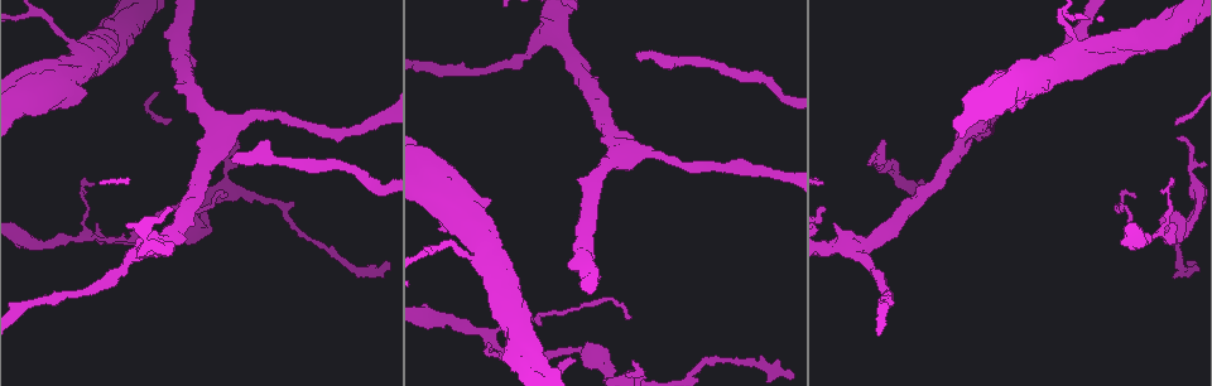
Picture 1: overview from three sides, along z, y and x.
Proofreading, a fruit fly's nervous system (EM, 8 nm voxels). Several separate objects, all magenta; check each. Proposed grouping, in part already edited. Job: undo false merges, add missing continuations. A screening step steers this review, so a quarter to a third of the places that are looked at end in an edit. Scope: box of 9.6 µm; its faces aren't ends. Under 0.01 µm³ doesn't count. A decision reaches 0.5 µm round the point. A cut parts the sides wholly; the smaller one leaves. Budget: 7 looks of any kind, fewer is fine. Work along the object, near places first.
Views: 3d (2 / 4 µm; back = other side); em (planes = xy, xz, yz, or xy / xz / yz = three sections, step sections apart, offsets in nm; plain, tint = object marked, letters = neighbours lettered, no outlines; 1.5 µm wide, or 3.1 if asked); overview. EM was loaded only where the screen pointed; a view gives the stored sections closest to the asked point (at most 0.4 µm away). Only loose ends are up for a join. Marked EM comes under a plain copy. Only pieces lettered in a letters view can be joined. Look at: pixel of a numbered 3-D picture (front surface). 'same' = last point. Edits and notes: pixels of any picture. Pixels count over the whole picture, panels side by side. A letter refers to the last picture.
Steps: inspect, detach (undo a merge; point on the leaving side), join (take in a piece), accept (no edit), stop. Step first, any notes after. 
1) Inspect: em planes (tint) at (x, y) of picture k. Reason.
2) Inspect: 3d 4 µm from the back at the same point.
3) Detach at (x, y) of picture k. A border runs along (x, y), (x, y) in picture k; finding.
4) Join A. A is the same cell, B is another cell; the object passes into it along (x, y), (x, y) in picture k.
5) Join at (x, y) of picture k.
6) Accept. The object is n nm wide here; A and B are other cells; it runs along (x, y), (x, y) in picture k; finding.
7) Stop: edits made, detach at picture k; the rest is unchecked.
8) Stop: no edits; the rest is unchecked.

Inspect: 3d 2 µm from the back at (89, 233) of picture 1. Three arms meet.

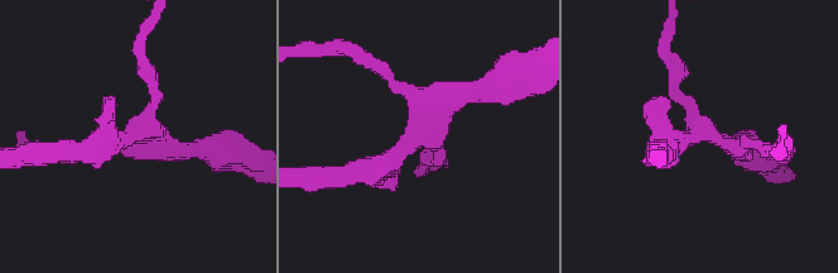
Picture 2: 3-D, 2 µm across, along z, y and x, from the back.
Inspect: em planes (tint) at (414, 134) of picture 2. Shape alone is not enough.

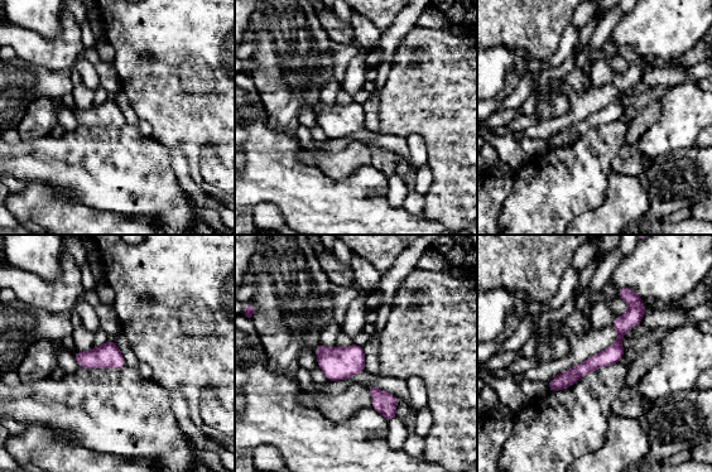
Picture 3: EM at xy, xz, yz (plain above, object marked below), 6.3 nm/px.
Inspect: em planes (letters) at the same point. What lies round it.

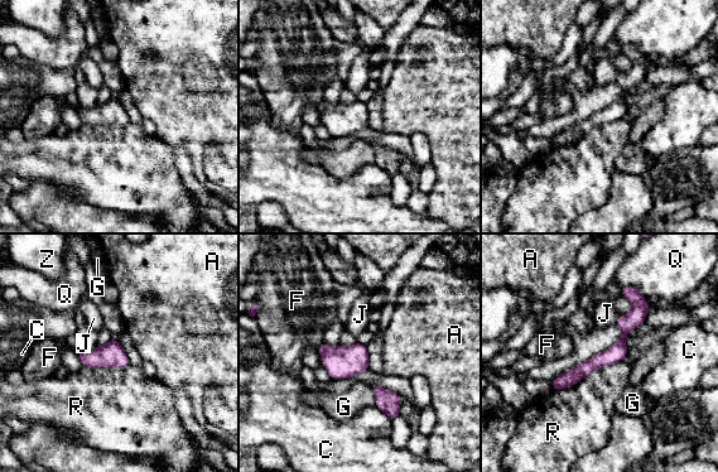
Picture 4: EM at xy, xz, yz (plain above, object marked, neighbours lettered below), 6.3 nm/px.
Accept. The object is 160 nm wide here; A, C, F, G, J, Q, R and Z are other cells; it runs along (630, 289), (636, 314), (621, 343), (555, 386) in picture 4; one cell here.

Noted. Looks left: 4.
Inspect: em yz step 4 (tint) at (633, 362) of picture 1. Branch stops here.

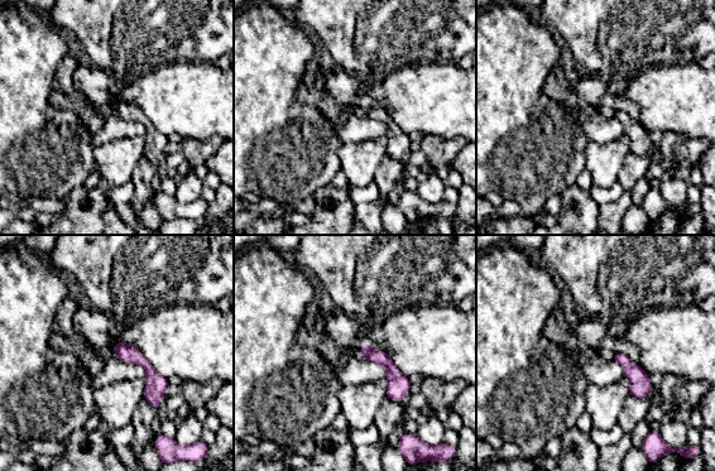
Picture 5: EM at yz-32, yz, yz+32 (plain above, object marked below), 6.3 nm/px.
Inspect: em planes (letters) at the same point.

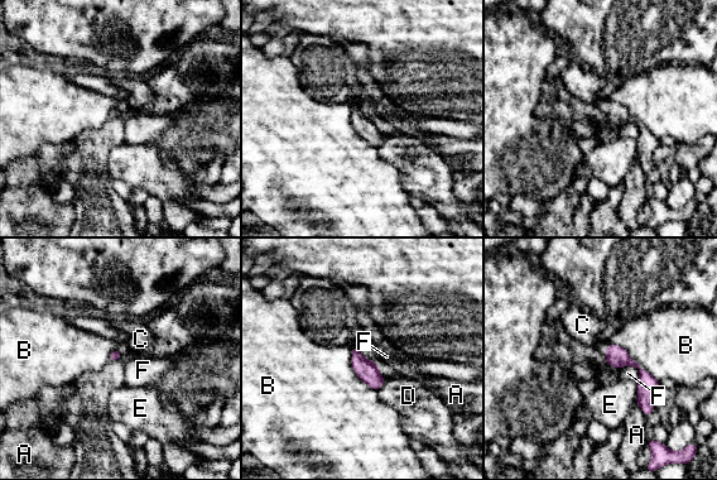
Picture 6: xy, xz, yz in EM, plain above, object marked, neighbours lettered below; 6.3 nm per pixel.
Accept. A, B, C, D, E and F are other cells; a border runs along (610, 341), (621, 346), (658, 382) in picture 6; none of them fits.

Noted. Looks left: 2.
Inspect: 3d 2 µm at (202, 217) of picture 1. A narrow waist.

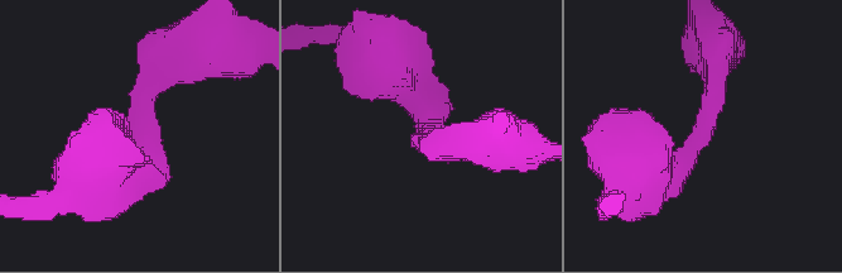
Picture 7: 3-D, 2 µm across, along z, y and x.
Inspect: em xz step 8 (letters) at (693, 143) of picture 7. The arms are 320, 480 nm wide; need the tissue.

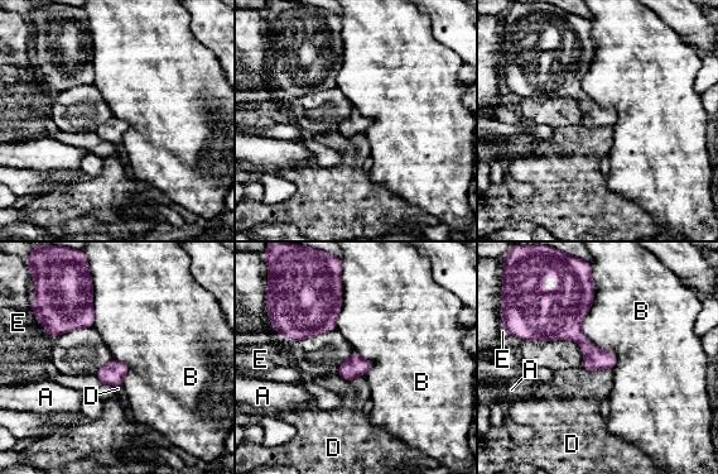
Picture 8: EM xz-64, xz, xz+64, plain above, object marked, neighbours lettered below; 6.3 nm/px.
Accept. A, B, D and E are other cells; a border runs along (591, 276), (582, 333), (613, 368) in picture 8; all the same cell.

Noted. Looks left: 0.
Stop: no edits; the rest is unchecked.

